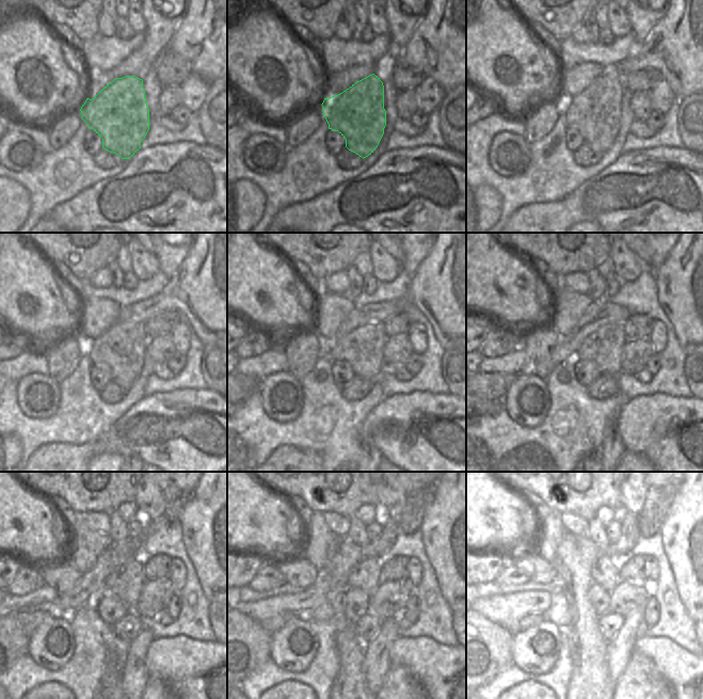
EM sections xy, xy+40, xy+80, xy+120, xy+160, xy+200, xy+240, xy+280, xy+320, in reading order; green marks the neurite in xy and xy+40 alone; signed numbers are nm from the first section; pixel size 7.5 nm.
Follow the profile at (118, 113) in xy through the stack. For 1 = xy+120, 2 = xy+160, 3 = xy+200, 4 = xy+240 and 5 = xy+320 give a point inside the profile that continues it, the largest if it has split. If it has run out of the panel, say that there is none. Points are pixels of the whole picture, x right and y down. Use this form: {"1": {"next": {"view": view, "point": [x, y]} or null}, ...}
{"1": {"next": {"view": "xy+120", "point": [122, 348]}}, "2": {"next": {"view": "xy+160", "point": [363, 348]}}, "3": {"next": {"view": "xy+200", "point": [604, 347]}}, "4": {"next": {"view": "xy+240", "point": [127, 582]}}, "5": {"next": {"view": "xy+320", "point": [605, 571]}}}

